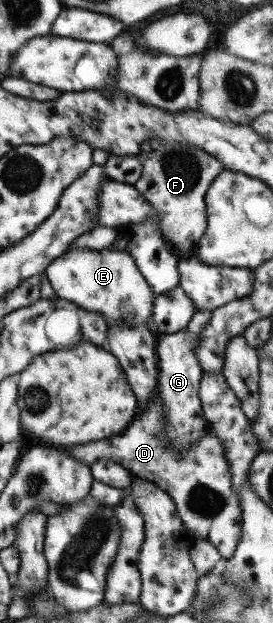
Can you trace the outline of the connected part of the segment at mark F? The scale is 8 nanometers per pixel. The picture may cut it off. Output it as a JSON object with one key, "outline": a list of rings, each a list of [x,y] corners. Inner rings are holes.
{"outline":[[[174,142],[158,147],[141,164],[143,172],[134,186],[140,192],[140,195],[144,196],[144,199],[152,204],[152,207],[157,211],[161,230],[167,236],[167,240],[171,240],[174,248],[176,248],[177,257],[188,259],[197,256],[199,239],[204,235],[208,224],[205,197],[214,178],[225,170],[224,164],[221,164],[214,155],[196,147],[196,145]]]}

